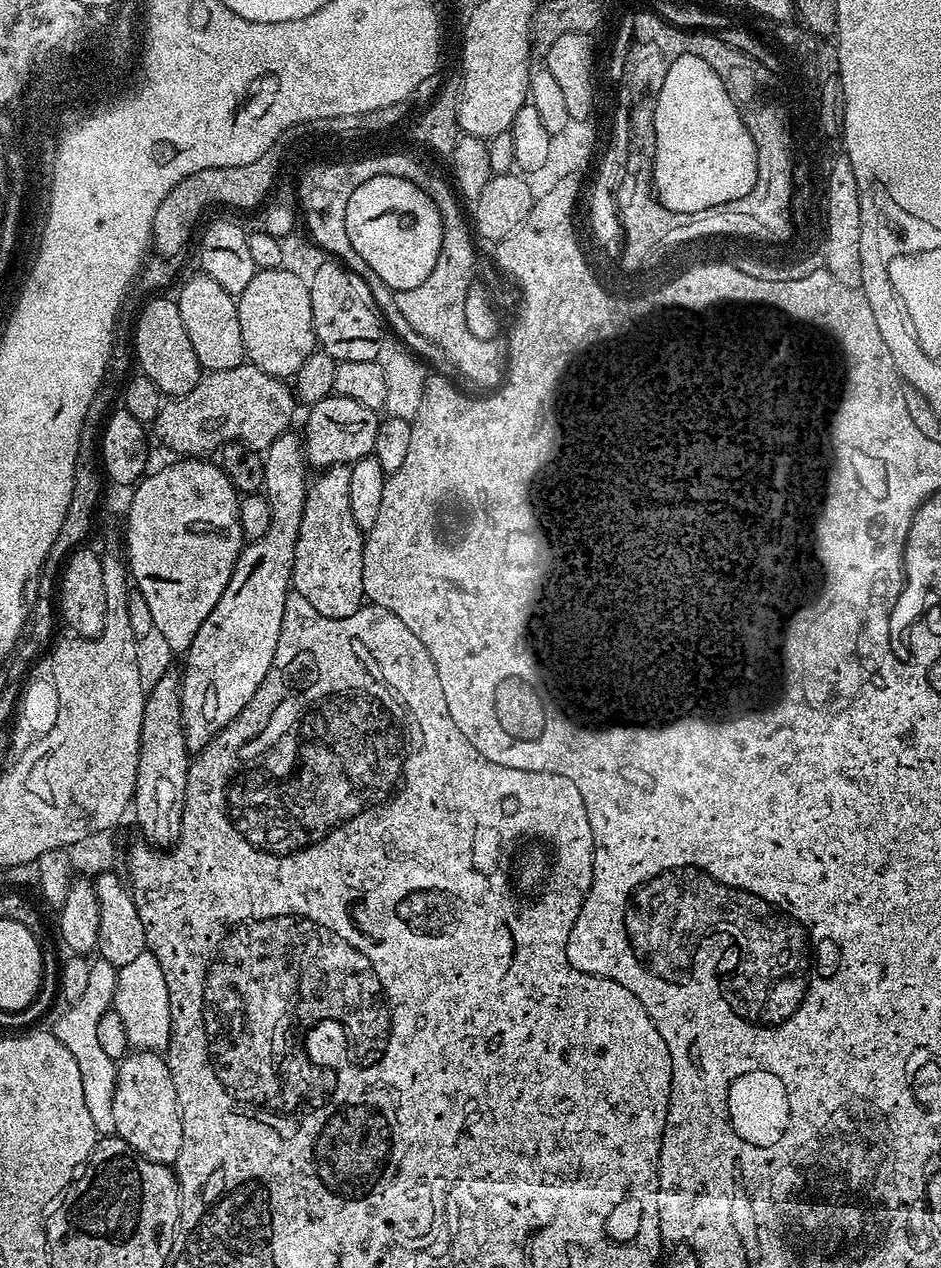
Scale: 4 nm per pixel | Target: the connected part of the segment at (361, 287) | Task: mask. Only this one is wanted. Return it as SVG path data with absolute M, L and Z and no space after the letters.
M330 258L316 273L315 282L308 284L310 290L310 306L314 314L314 330L317 345L330 354L338 362L372 362L381 359L380 351L384 348L384 332L386 321L380 314L380 307L374 302L374 294L370 290L367 279L359 271L352 271L344 264Z

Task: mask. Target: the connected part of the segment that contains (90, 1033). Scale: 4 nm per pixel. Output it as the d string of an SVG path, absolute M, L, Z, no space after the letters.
M96 958L91 961L92 973L90 984L86 986L86 994L78 998L78 1002L67 1005L64 1013L56 1020L54 1031L58 1042L74 1054L74 1062L78 1062L78 1070L82 1074L82 1094L86 1094L86 1110L90 1110L90 1119L94 1121L97 1133L101 1137L113 1135L114 1126L114 1086L116 1085L117 1061L112 1060L110 1053L104 1049L100 1041L100 1019L109 1015L114 998L117 969L110 962Z

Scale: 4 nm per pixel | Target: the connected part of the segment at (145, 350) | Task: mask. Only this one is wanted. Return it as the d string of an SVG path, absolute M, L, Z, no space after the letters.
M160 298L149 299L152 301L141 310L136 320L134 360L140 363L139 371L148 376L165 397L186 396L198 386L202 369L194 354L194 346L190 346L190 334L186 334L186 326L182 326L182 314L176 300L156 299Z

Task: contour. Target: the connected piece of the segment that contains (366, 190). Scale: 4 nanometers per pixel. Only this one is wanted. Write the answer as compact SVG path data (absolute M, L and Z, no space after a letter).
M378 176L358 186L347 203L345 228L367 271L378 274L393 293L422 286L440 257L440 212L431 197L406 178Z

